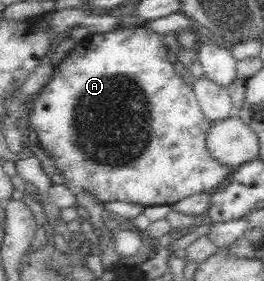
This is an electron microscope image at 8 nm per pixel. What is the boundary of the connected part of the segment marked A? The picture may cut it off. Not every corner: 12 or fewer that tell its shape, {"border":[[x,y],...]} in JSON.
{"border":[[92,34],[26,115],[74,196],[172,205],[236,170],[164,36]]}

